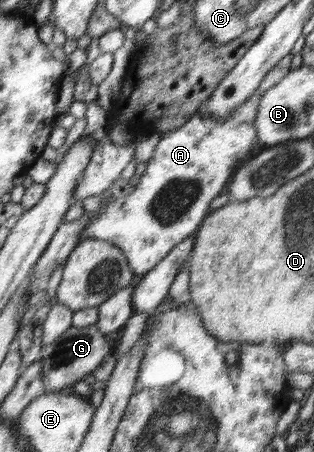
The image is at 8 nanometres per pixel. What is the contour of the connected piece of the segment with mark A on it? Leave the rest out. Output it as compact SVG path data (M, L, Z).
M292 54L284 56L254 94L224 120L212 120L210 116L196 113L179 129L161 135L143 176L128 196L120 196L108 203L100 195L85 198L82 201L85 213L93 212L93 218L80 235L79 242L98 239L120 247L137 281L172 248L194 235L210 212L210 202L222 194L230 177L257 143L254 121L260 97L290 73L292 61Z

